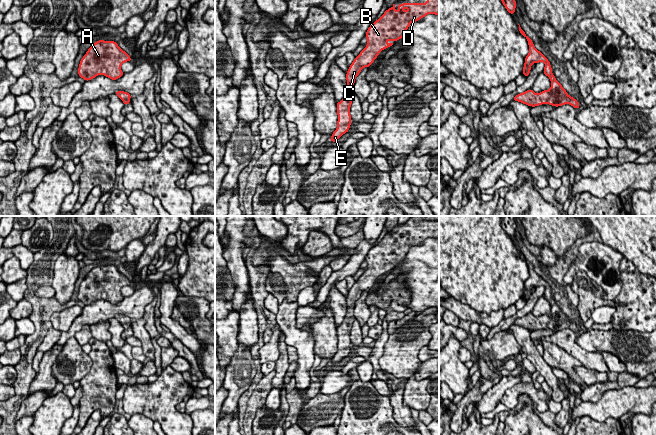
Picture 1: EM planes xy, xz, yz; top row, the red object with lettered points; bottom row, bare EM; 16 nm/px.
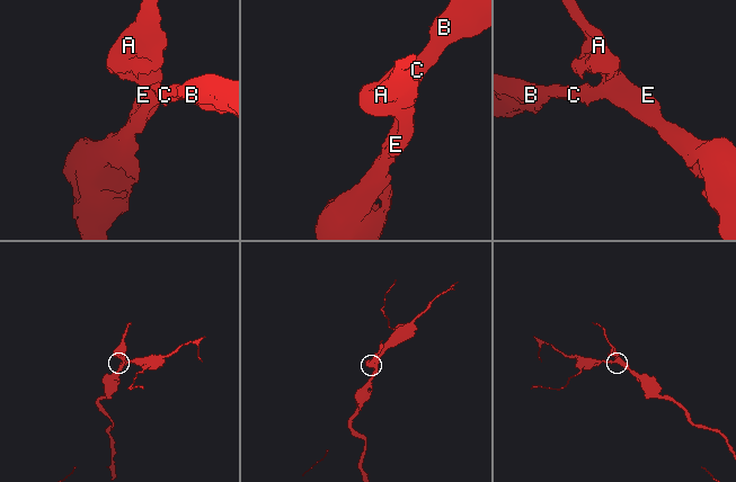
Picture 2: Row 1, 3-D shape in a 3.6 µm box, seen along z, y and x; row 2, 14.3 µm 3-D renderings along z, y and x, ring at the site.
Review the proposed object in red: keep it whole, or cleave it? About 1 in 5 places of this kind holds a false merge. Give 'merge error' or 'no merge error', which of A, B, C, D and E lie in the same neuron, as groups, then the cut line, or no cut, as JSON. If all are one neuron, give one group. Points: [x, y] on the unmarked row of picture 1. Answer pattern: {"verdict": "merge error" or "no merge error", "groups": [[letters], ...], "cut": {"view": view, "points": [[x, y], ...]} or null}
{"verdict": "no merge error", "groups": [["A", "B", "C", "D", "E"]], "cut": null}

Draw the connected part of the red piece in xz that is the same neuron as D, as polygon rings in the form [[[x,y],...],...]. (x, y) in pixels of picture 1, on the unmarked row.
[[[426,216],[426,227],[399,227],[399,234],[395,234],[395,228],[387,233],[384,238],[371,248],[365,258],[367,269],[354,283],[346,297],[346,317],[337,329],[337,352],[331,359],[330,365],[337,366],[347,357],[351,350],[350,331],[354,318],[355,302],[364,291],[369,292],[379,277],[393,269],[387,264],[398,265],[404,259],[411,247],[417,246],[427,238],[439,240],[439,216]]]

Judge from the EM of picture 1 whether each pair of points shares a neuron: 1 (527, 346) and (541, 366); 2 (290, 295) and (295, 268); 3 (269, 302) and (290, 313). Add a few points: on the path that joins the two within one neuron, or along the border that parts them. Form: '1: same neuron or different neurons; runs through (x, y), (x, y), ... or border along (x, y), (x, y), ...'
1: same neuron; runs through (531, 351), (538, 361)
2: same neuron; runs through (288, 288), (288, 275)
3: different neurons; border along (279, 305), (276, 314)

